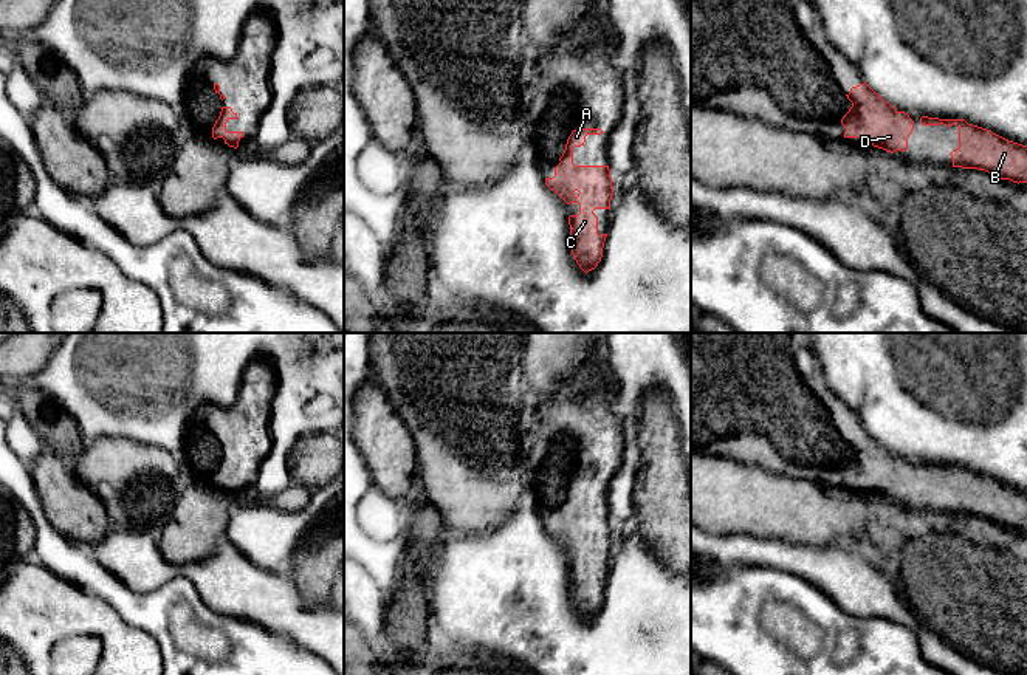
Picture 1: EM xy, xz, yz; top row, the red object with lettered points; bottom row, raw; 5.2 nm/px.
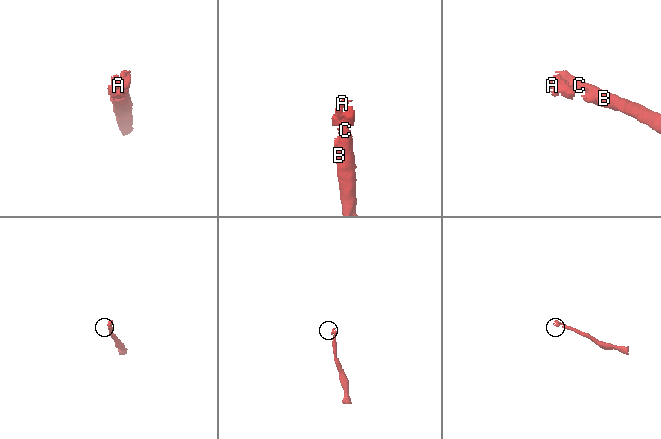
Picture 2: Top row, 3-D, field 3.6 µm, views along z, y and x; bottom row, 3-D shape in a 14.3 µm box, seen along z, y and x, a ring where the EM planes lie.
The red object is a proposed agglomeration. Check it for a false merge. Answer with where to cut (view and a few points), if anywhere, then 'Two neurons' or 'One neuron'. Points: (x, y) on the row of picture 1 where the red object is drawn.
No split. One neuron

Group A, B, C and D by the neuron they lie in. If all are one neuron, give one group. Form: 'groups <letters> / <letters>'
groups A B C D

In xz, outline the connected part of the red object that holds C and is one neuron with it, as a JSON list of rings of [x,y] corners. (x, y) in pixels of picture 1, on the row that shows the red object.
[[[601,128],[573,130],[561,163],[555,167],[555,176],[545,178],[547,187],[567,204],[579,204],[579,214],[570,215],[568,224],[573,259],[586,274],[601,262],[607,237],[598,232],[598,217],[593,211],[610,209],[613,189],[609,166],[575,166],[573,149],[584,146],[587,135],[601,133]]]

